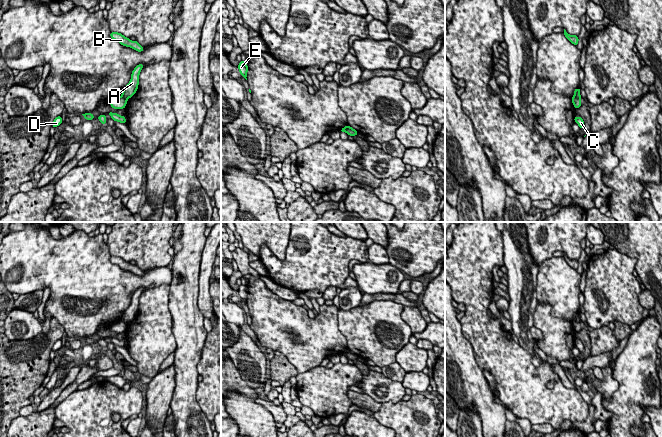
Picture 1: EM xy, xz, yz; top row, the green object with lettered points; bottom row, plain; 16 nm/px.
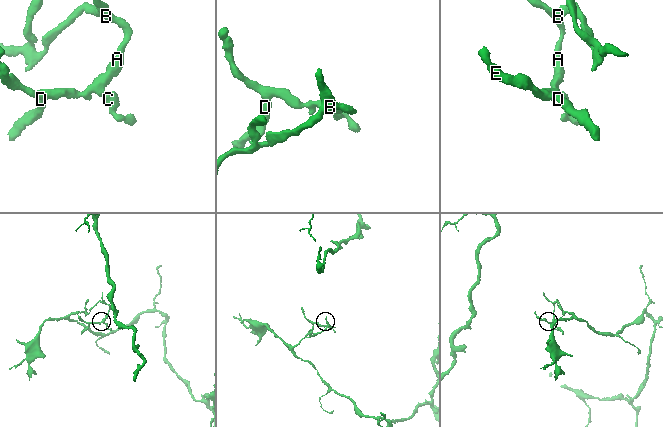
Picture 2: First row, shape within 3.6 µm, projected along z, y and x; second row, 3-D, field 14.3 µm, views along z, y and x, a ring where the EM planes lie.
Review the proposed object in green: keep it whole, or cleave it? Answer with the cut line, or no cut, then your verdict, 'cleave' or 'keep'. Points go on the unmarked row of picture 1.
xy (121, 320), (126, 324) | cleave

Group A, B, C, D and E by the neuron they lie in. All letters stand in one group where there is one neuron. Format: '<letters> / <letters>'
A B / C D E

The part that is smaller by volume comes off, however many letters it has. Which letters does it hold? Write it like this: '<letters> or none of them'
C, D, E

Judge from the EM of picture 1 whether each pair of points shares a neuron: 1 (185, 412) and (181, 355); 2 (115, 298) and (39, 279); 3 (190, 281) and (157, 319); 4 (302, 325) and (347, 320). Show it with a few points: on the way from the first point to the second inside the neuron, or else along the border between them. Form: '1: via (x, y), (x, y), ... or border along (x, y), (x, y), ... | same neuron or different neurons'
1: via (185, 398), (185, 369) | same neuron
2: via (96, 291), (89, 290), (78, 279), (58, 279) | same neuron
3: border along (169, 285), (169, 311), (173, 328) | different neurons
4: border along (338, 310), (338, 329), (347, 343) | different neurons

